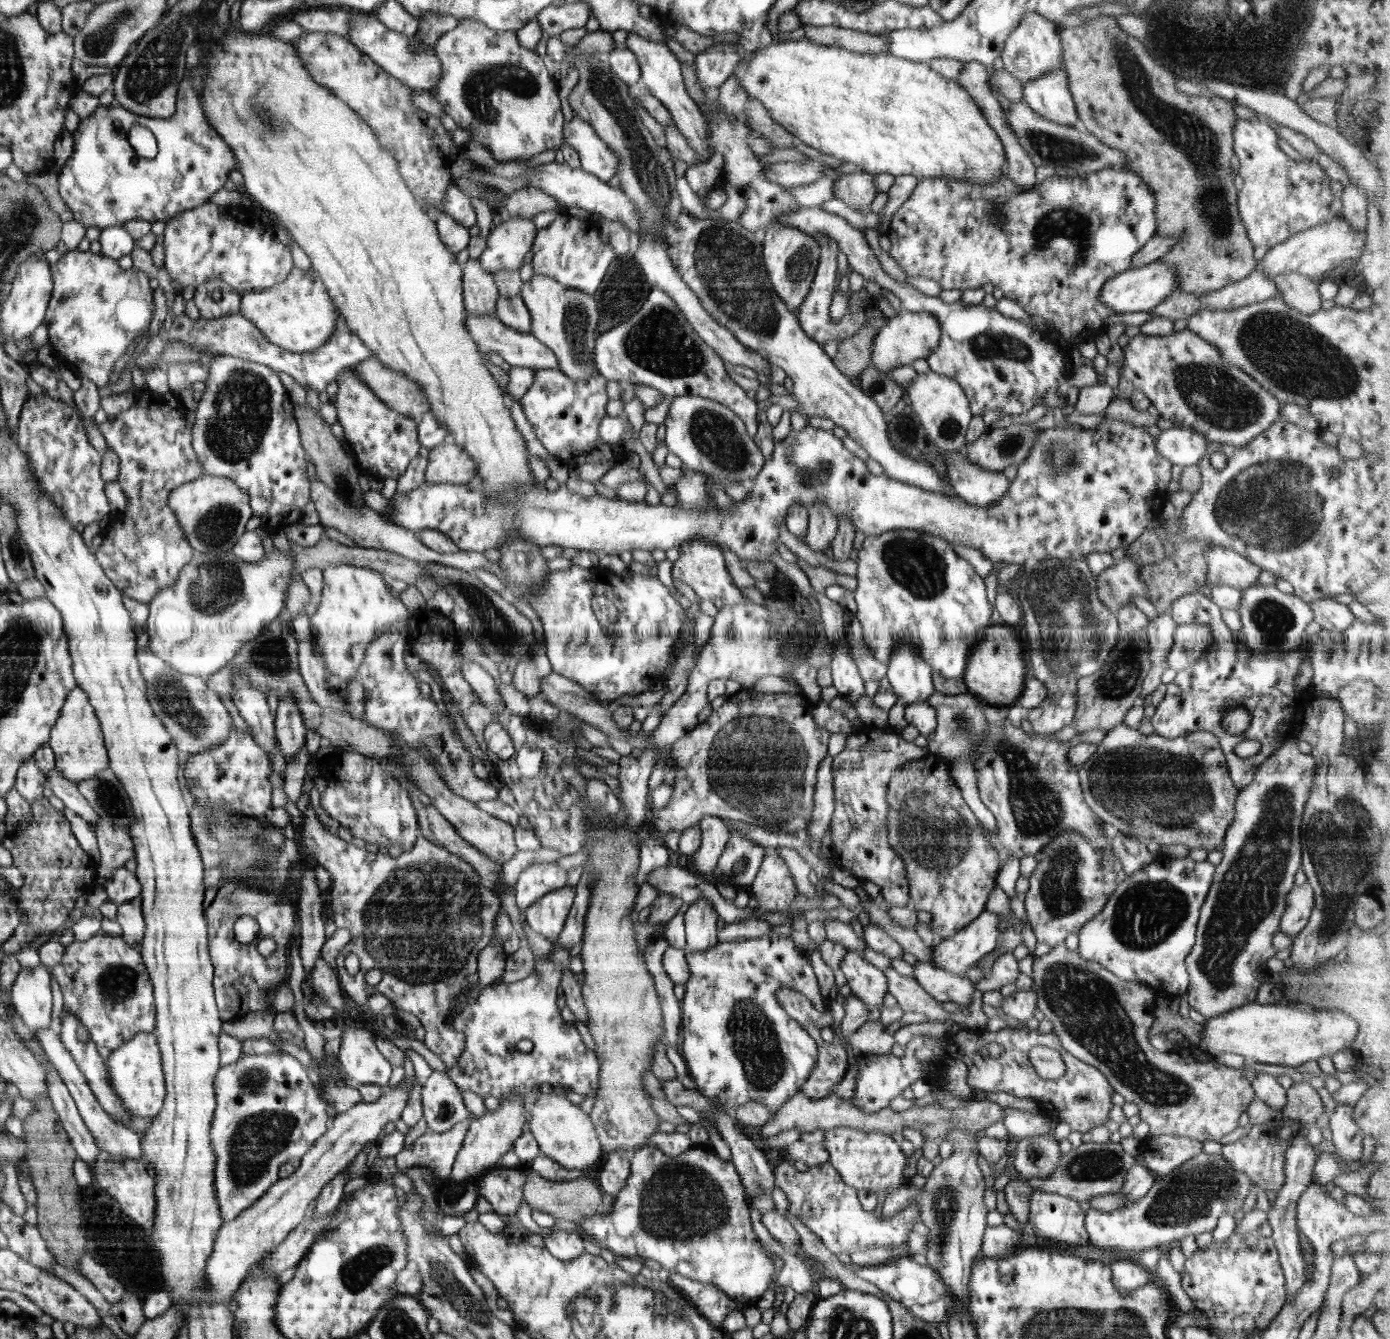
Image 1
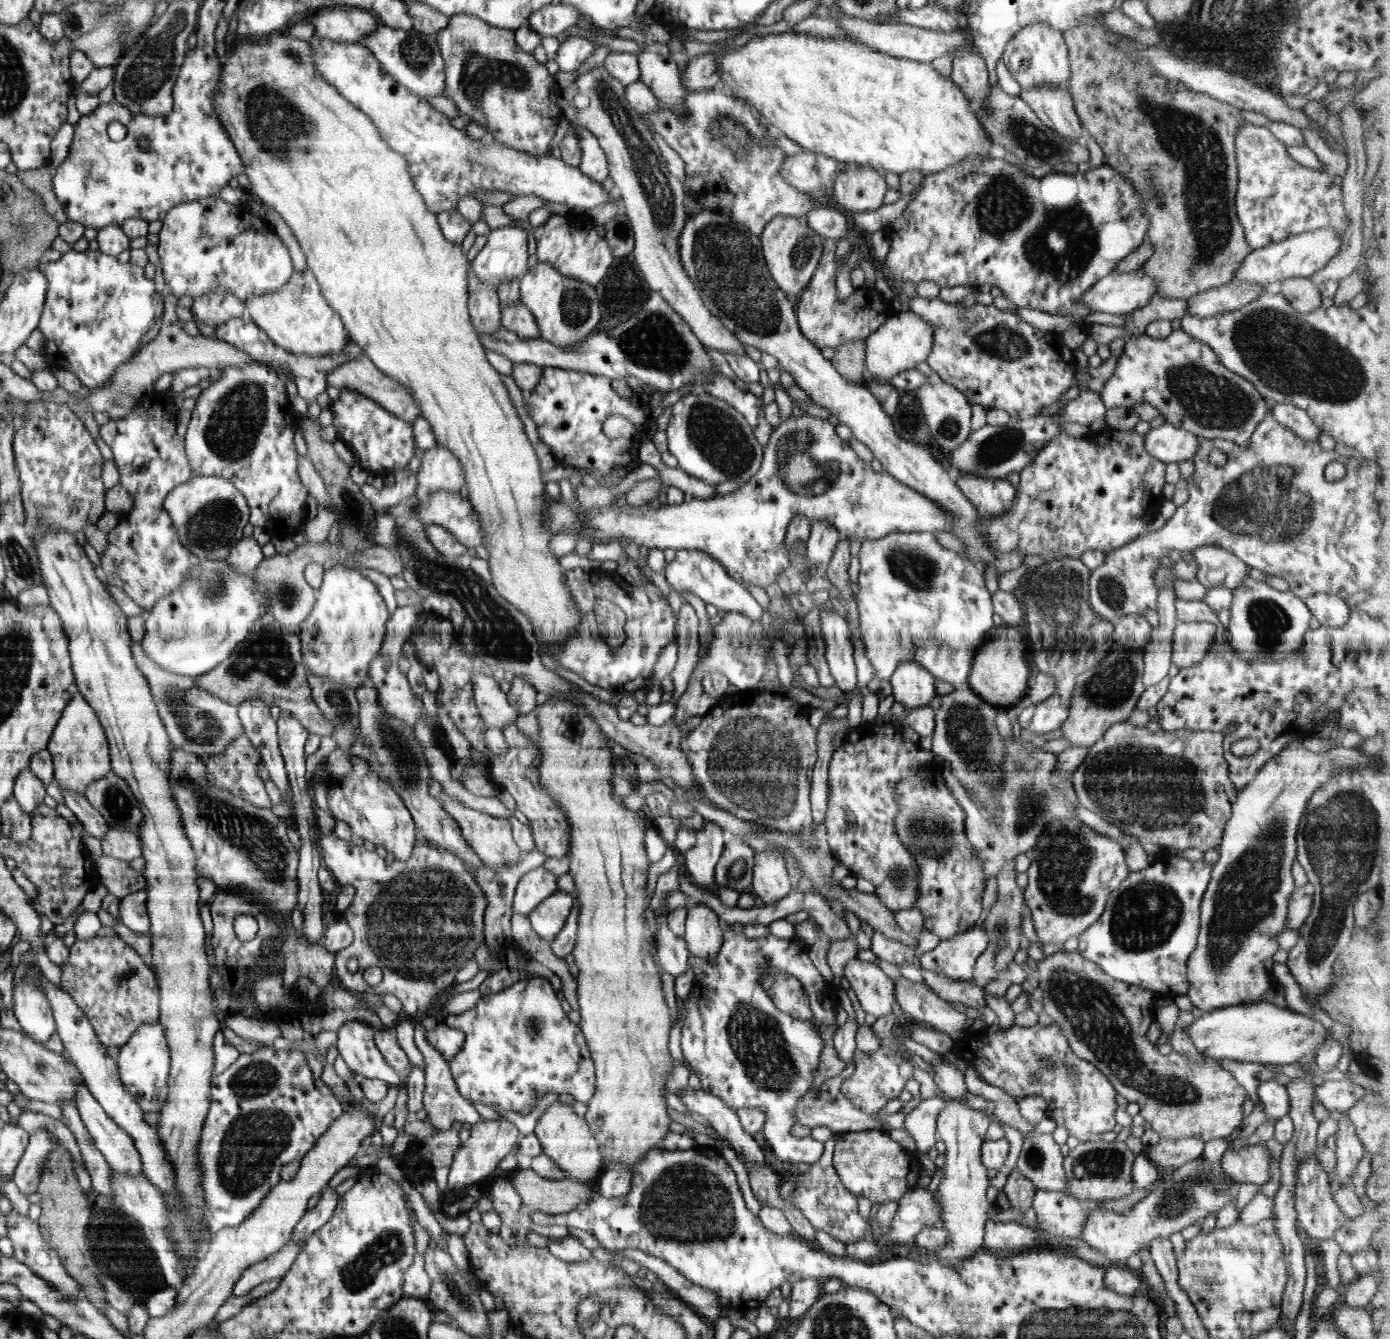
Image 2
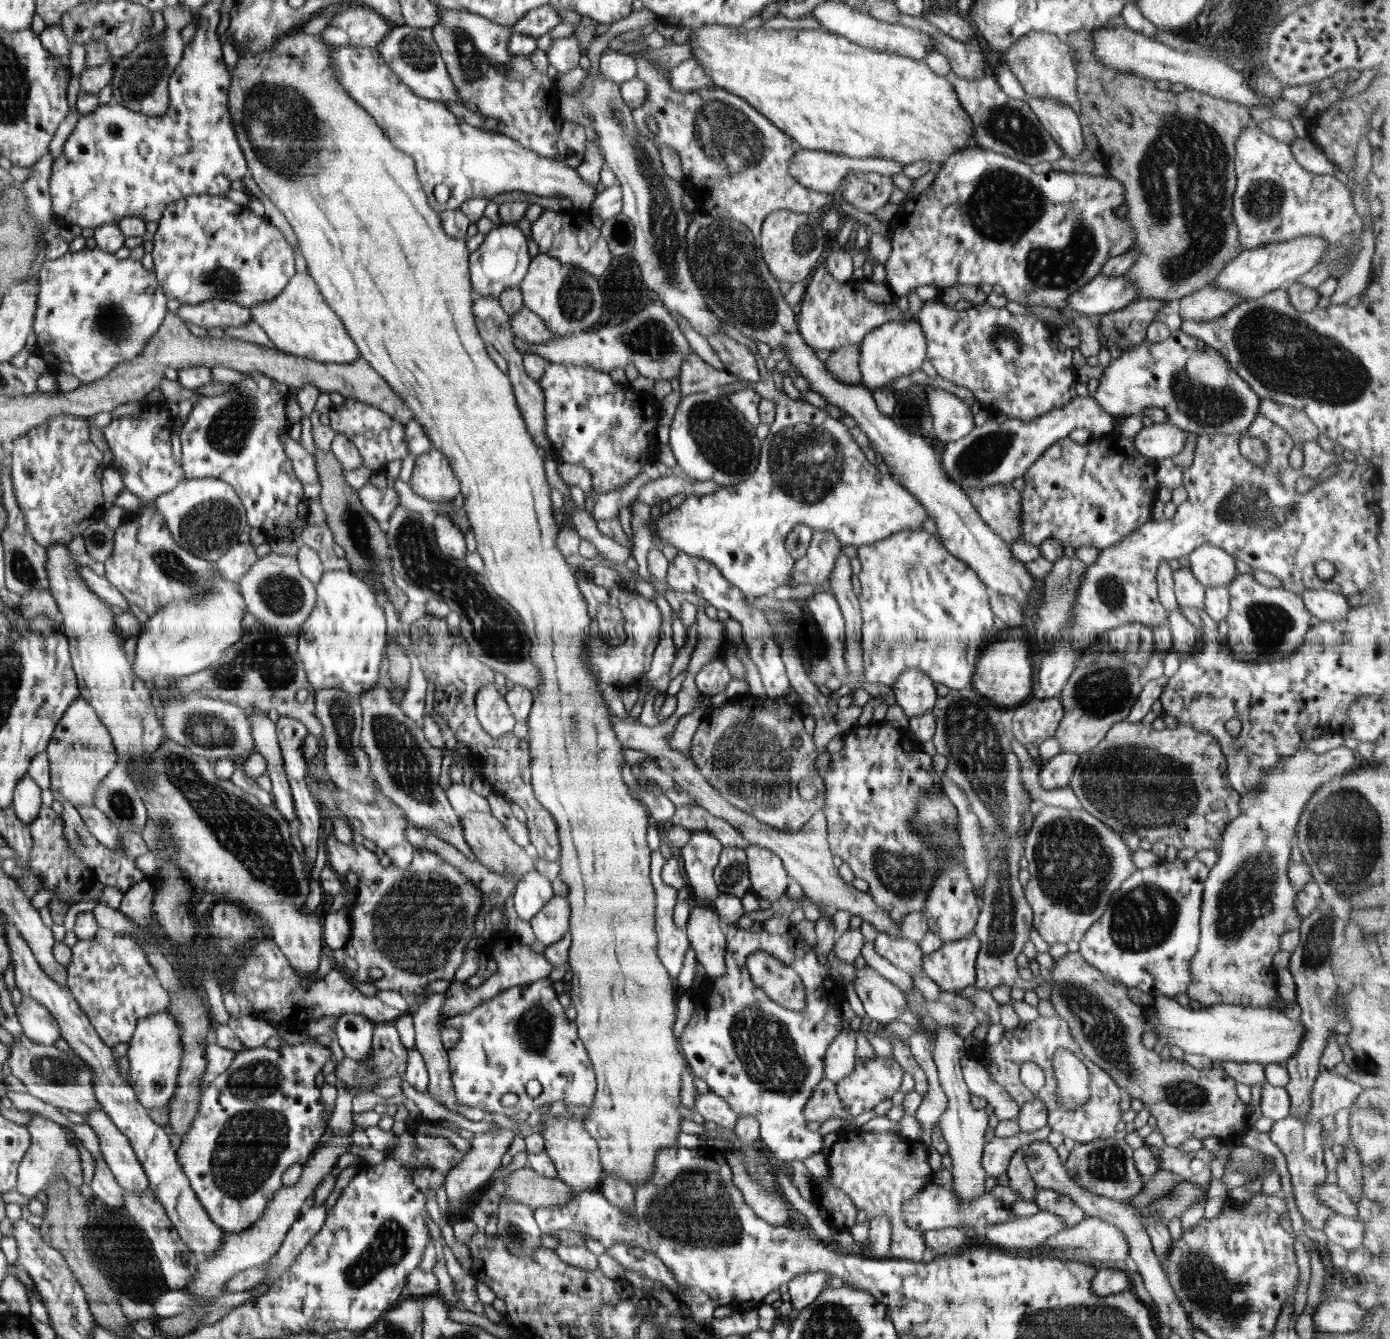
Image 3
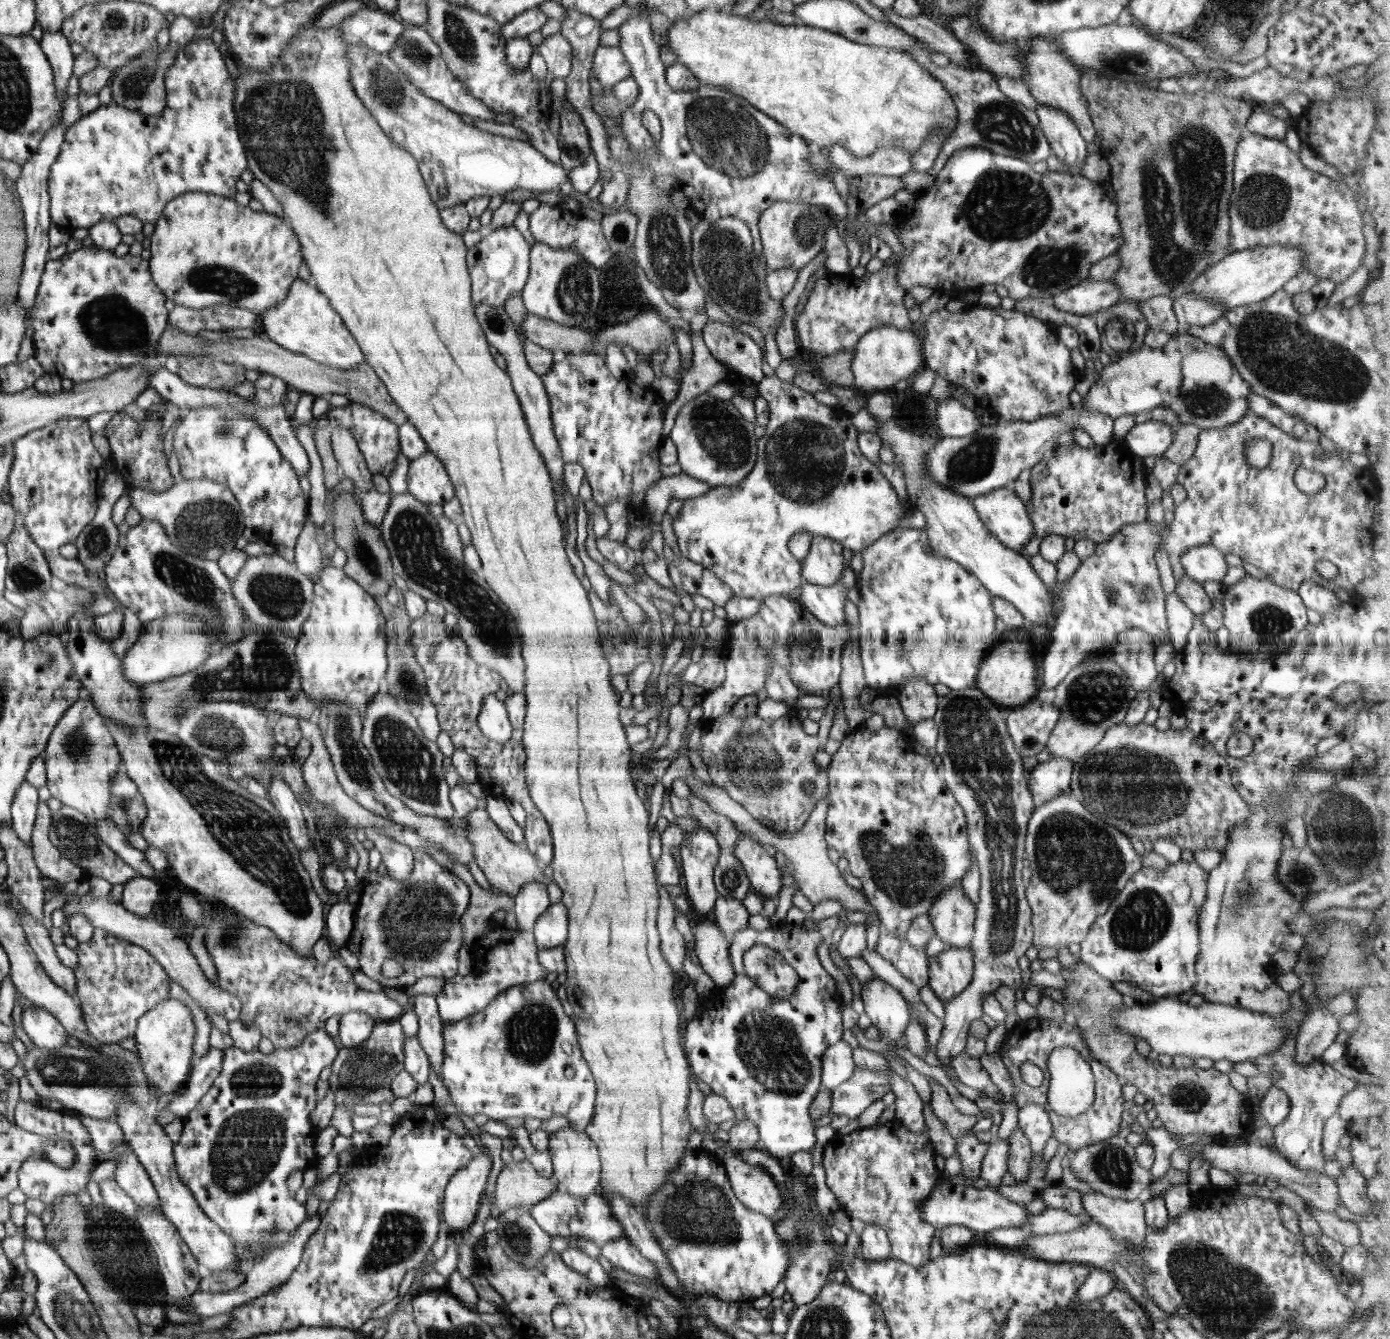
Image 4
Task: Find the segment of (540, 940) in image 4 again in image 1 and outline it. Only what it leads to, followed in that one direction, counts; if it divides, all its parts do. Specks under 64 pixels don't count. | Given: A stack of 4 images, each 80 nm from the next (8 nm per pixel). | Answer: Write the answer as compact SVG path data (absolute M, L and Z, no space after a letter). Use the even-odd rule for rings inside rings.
M567 886L548 892L524 911L527 925L554 943L565 925L575 898L575 889Z

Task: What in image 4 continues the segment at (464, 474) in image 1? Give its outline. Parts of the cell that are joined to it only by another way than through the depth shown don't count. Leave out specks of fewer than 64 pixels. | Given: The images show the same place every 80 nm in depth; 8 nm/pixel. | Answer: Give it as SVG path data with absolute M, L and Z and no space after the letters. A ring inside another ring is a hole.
M430 452L409 462L406 484L408 492L426 505L443 505L456 494L444 461Z

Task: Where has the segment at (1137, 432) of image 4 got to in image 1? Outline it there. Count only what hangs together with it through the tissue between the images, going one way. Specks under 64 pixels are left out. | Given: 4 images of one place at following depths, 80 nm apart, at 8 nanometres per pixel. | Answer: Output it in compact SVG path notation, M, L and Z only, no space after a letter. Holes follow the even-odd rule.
M1179 427L1162 430L1155 437L1156 450L1171 464L1197 465L1208 452L1208 440L1199 432Z

